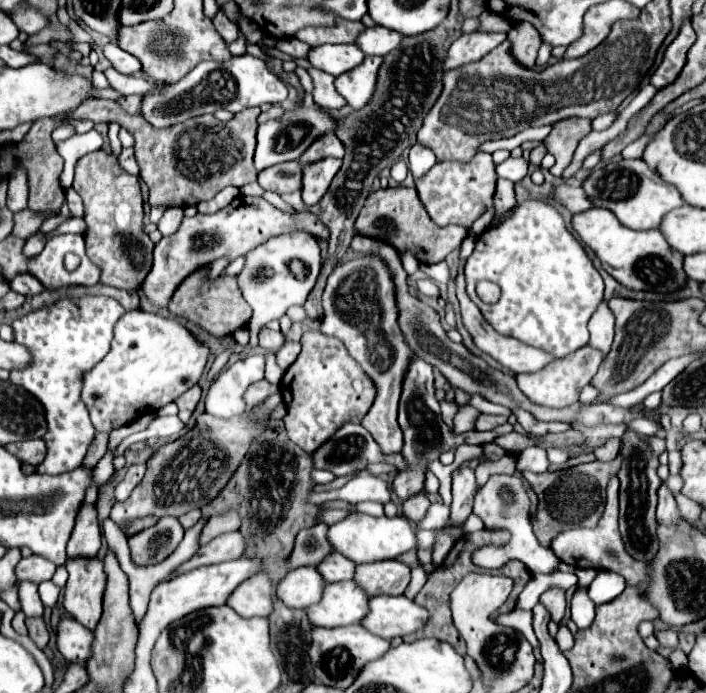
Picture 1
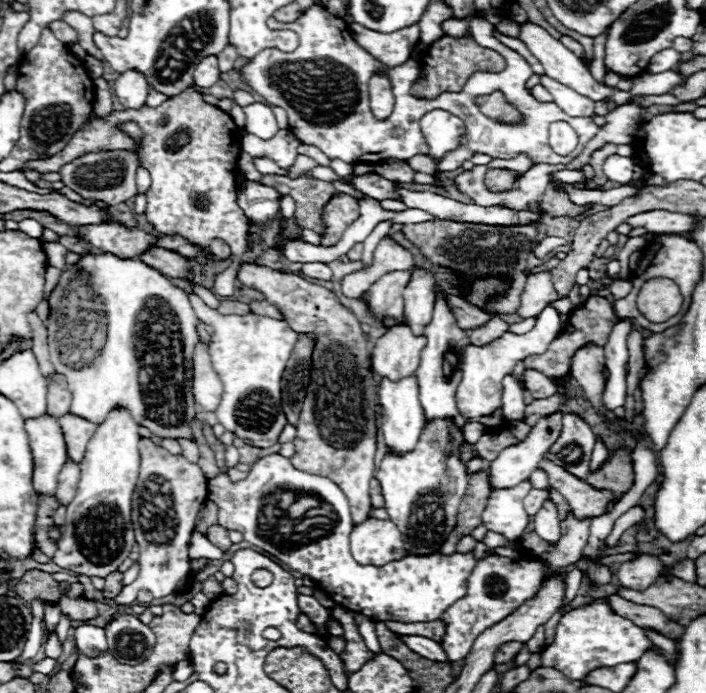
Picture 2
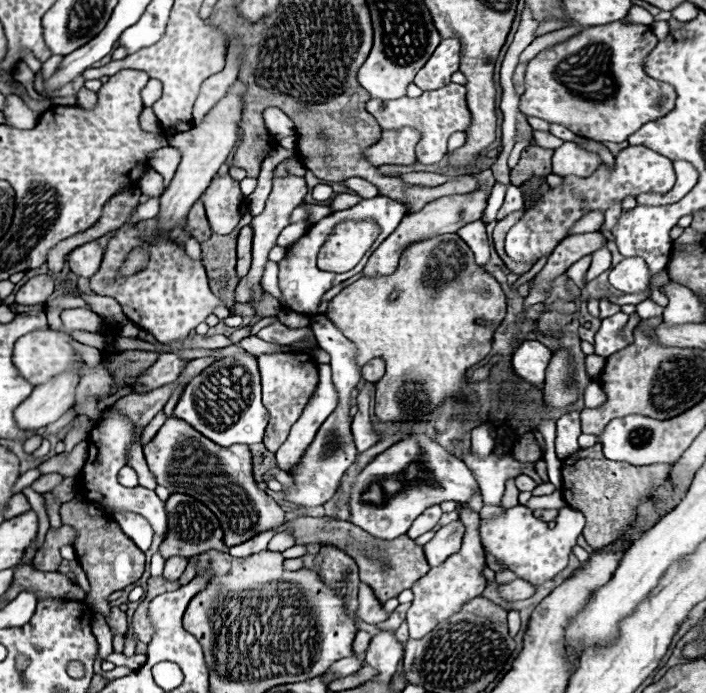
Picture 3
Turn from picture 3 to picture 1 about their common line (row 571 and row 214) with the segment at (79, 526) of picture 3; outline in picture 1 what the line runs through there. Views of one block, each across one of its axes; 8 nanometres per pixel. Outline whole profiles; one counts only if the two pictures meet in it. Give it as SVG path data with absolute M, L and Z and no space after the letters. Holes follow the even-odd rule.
M96 150L78 160L72 188L84 200L84 220L88 226L84 232L86 254L100 266L100 282L122 290L138 290L150 272L154 250L154 242L144 232L142 224L144 208L140 178L122 170L114 154Z

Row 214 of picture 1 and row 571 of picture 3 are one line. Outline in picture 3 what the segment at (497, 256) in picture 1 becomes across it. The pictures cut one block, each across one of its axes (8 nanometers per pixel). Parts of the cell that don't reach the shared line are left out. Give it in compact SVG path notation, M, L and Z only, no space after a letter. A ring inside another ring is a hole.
M514 506L490 520L480 518L478 530L482 546L488 554L504 562L504 566L512 570L518 578L538 588L568 566L568 556L572 554L572 548L576 546L576 538L582 534L582 528L584 528L582 514L578 514L578 510L570 510L570 506L558 510L554 528L548 528L546 522L534 518L532 510L524 506Z

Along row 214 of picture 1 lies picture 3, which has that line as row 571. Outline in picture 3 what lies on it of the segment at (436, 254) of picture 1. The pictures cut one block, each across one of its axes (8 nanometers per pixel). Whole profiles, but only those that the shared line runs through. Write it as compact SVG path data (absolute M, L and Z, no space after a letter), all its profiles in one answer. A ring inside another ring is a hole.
M298 516L294 520L288 520L280 526L280 532L290 530L292 536L296 538L296 544L320 544L320 546L336 546L340 550L344 550L348 556L352 556L360 568L360 580L366 582L374 594L378 596L380 602L386 602L388 598L398 596L402 590L408 590L414 586L416 580L420 580L422 576L428 574L430 566L426 562L426 554L424 548L414 544L412 538L406 538L406 534L402 538L396 540L380 540L374 538L370 534L366 534L364 530L358 530L358 526L344 522L344 520L332 520L332 518L310 518L310 516Z

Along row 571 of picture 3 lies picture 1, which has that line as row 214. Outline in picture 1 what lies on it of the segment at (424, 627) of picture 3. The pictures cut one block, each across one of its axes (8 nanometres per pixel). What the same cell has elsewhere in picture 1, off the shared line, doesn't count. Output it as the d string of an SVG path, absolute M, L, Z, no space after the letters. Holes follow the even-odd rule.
M476 154L472 162L460 164L460 162L442 162L436 164L428 174L416 180L416 190L426 206L430 218L438 226L458 224L464 228L470 228L476 218L480 218L490 206L492 196L496 188L496 170L492 162L492 154Z

